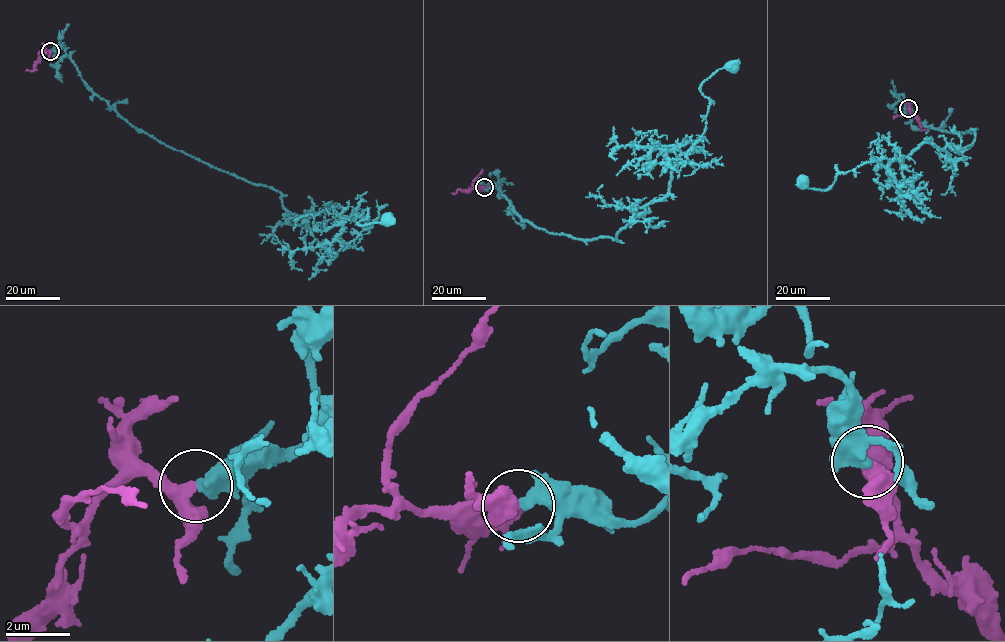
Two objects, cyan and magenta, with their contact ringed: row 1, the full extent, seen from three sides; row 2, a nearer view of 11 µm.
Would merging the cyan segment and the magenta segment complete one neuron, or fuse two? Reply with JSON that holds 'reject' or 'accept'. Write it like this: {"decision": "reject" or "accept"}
{"decision": "accept"}

